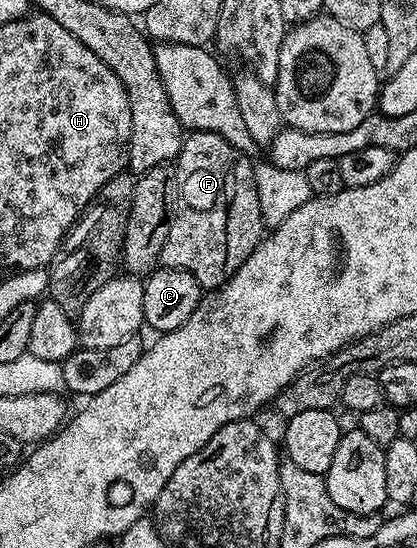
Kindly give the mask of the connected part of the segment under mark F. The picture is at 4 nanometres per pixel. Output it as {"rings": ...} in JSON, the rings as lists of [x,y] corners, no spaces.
{"rings":[[[192,132],[184,136],[183,149],[177,158],[177,196],[169,223],[169,235],[165,235],[165,247],[161,247],[159,265],[165,269],[180,269],[197,279],[200,290],[219,289],[249,259],[265,236],[261,205],[255,186],[255,168],[244,150],[233,147],[216,133]]]}

